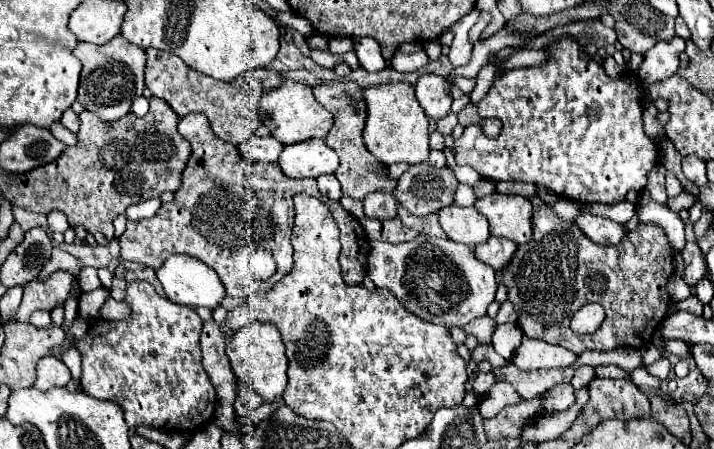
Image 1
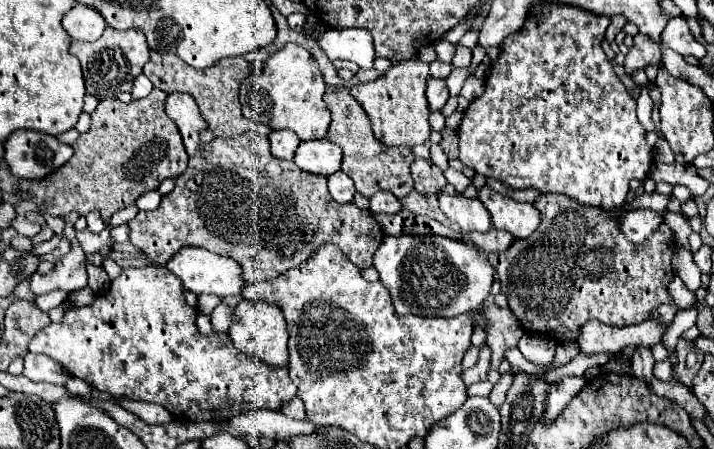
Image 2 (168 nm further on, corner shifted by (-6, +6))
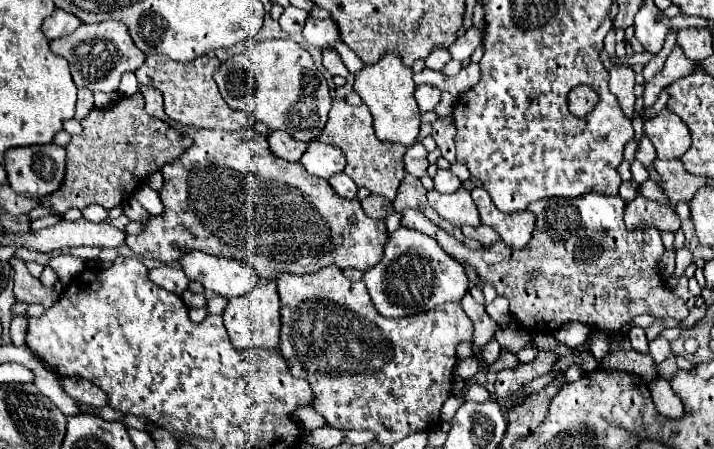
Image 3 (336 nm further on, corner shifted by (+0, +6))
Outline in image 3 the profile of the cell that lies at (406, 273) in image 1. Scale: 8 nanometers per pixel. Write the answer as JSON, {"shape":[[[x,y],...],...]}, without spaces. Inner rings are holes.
{"shape":[[[398,228],[386,248],[384,258],[362,274],[374,308],[388,318],[402,318],[436,308],[444,302],[458,302],[468,292],[468,276],[464,266],[446,254],[438,242],[418,230]]]}

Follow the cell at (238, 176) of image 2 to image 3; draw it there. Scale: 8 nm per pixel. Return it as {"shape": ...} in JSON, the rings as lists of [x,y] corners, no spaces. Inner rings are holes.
{"shape":[[[140,86],[140,94],[146,100],[144,110],[150,116],[164,120],[176,130],[192,136],[194,144],[180,158],[176,158],[176,162],[170,162],[160,170],[164,176],[160,198],[166,210],[160,216],[150,216],[142,234],[126,238],[126,244],[138,256],[156,258],[168,264],[180,260],[188,250],[202,250],[214,256],[244,260],[256,268],[260,278],[276,278],[280,272],[312,274],[324,266],[336,266],[340,270],[352,266],[364,272],[382,260],[384,244],[390,238],[384,220],[380,222],[368,218],[358,200],[340,198],[326,180],[310,176],[300,162],[286,162],[276,158],[268,148],[266,134],[258,134],[252,128],[226,132],[182,126],[166,116],[162,96],[156,92],[156,88]]]}

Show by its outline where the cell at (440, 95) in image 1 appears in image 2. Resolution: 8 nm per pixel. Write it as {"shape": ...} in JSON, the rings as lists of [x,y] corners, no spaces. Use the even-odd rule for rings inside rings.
{"shape":[[[430,78],[428,80],[428,88],[426,88],[426,98],[428,98],[428,104],[430,104],[430,112],[442,110],[442,106],[450,98],[446,80],[442,80],[442,78]]]}

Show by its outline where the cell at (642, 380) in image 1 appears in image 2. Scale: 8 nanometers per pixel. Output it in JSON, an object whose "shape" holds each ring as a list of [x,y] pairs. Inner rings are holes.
{"shape":[[[664,360],[664,362],[656,362],[654,364],[654,376],[662,382],[668,382],[672,380],[672,362],[670,360]]]}

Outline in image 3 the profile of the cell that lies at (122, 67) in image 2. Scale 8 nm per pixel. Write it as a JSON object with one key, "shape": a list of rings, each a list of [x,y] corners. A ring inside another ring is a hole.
{"shape":[[[106,20],[100,24],[80,24],[72,34],[52,40],[50,50],[68,60],[76,86],[86,86],[92,92],[114,92],[120,84],[120,76],[128,70],[138,70],[146,58],[144,52],[134,46],[126,26],[116,20]]]}

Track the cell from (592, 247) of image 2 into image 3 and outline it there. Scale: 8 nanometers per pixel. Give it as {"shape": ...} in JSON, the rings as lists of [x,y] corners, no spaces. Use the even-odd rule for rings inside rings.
{"shape":[[[588,192],[578,198],[544,198],[528,206],[536,214],[536,232],[522,250],[508,248],[504,242],[480,250],[468,250],[470,264],[478,270],[480,278],[492,284],[498,296],[510,300],[510,312],[528,330],[552,332],[558,326],[578,320],[588,326],[620,328],[638,314],[650,314],[654,318],[686,320],[688,308],[658,276],[658,260],[664,254],[660,230],[626,230],[622,212],[624,200],[620,196],[604,196],[600,192]]]}

